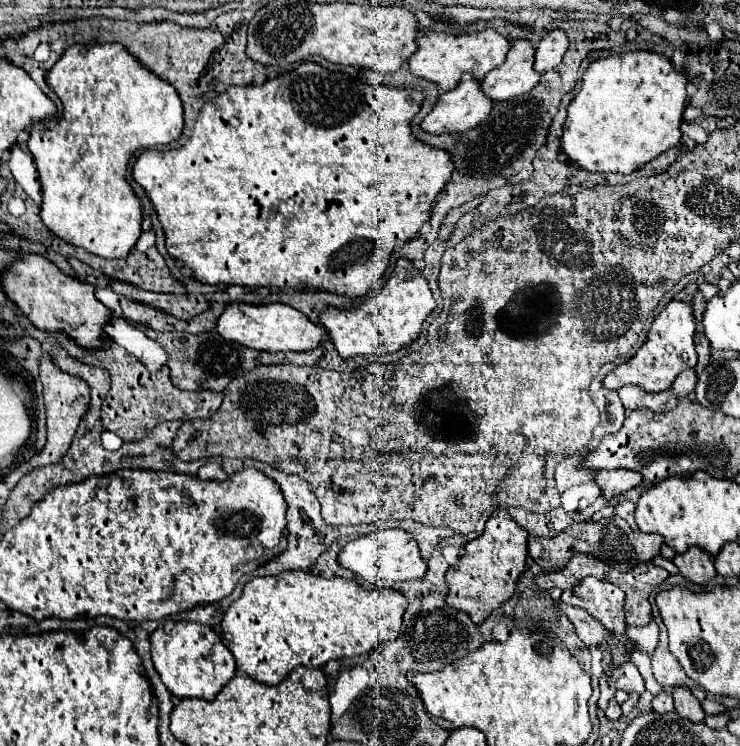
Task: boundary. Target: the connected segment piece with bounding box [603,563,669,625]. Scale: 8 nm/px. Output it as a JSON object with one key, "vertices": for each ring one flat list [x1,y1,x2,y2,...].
{"vertices":[[639,563,631,571,621,573,615,569,607,569,603,575,607,581,619,585,625,593,625,623,629,625,647,625,651,615,651,591,669,577,669,573,653,563]]}

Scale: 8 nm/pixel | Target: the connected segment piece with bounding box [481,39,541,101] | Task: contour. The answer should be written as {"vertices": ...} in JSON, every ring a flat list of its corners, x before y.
{"vertices":[[513,41,507,59,501,67,493,69,483,81,481,89,491,101,505,101,531,91,539,83,539,73,533,69,535,47,525,41]]}

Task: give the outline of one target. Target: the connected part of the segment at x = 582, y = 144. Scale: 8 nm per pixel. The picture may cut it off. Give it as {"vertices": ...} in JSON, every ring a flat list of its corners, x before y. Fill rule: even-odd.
{"vertices":[[639,51,609,55,593,61,585,75,581,91,571,99,567,107,567,119,563,123,563,135,559,149,567,155,569,163,591,173,633,173,645,163,655,159,667,149,673,149,681,139,681,123,685,109,685,85,687,77,683,69,677,69,667,57,659,53]]}

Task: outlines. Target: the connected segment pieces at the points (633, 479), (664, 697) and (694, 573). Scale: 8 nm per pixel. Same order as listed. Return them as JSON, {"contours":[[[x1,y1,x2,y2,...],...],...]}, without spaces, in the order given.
{"contours":[[[615,469,615,471,599,471,595,477,595,483,599,485,603,499,613,499,613,497,641,485,643,477,635,471]],[[671,693,655,695,651,705,653,705,653,711,655,711,655,713,671,713,671,711,675,711,675,709,673,709,673,697,671,697]],[[691,547,685,553,677,553,673,557,673,563,677,565,679,573,689,579,691,583,709,583,717,577,717,571,713,567,713,557,707,555,699,547]]]}

